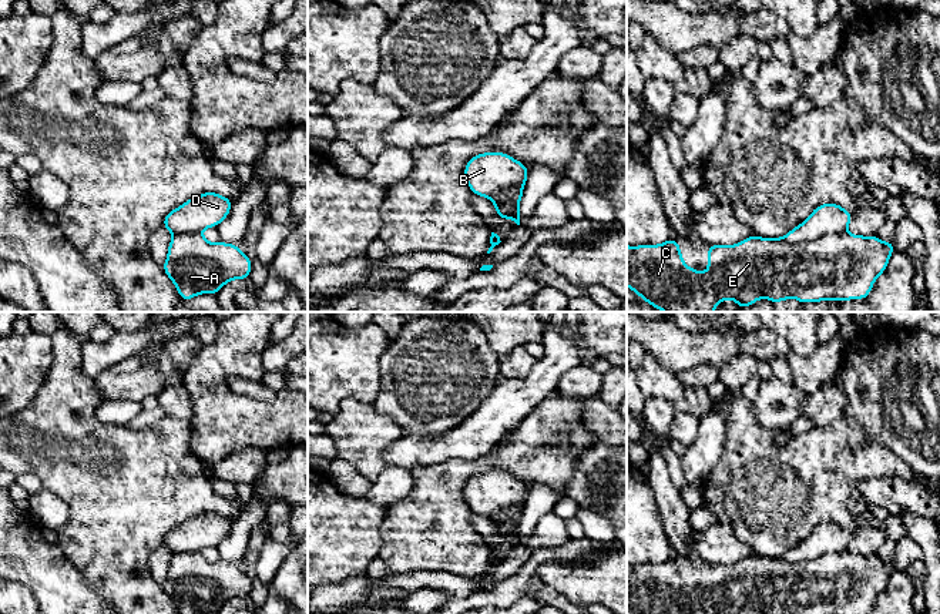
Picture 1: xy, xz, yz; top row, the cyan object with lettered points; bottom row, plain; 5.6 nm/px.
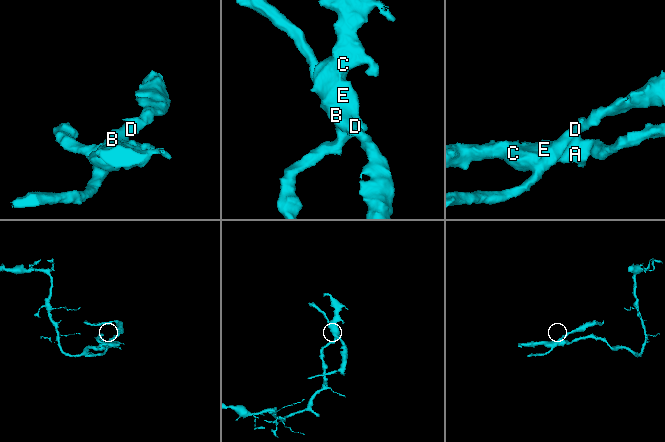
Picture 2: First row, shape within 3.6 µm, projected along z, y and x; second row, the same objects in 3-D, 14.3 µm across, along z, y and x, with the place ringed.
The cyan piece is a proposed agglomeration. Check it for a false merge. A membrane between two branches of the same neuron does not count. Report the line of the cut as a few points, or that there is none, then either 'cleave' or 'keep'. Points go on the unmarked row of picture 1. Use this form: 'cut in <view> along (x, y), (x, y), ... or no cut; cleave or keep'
cut in yz along (845, 550), (823, 553), (802, 562), (786, 562), (782, 557); cleave

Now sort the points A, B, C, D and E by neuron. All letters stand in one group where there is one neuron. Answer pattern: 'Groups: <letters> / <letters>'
Groups: A C E / B D

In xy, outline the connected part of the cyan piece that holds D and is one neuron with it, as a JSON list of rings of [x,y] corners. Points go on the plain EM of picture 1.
[[[204,511],[168,531],[162,546],[174,554],[197,553],[218,546],[228,536],[232,521],[216,511]]]

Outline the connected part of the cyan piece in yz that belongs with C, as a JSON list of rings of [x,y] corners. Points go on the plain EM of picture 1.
[[[843,551],[803,563],[752,554],[731,566],[708,564],[708,590],[701,593],[685,584],[678,560],[671,557],[659,564],[627,564],[627,605],[637,614],[869,614],[876,597],[886,590],[893,570],[893,560],[883,561],[876,554]]]

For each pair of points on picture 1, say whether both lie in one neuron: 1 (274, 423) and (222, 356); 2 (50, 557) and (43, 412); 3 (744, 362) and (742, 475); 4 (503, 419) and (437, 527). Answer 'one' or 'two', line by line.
1: one
2: two
3: two
4: two

